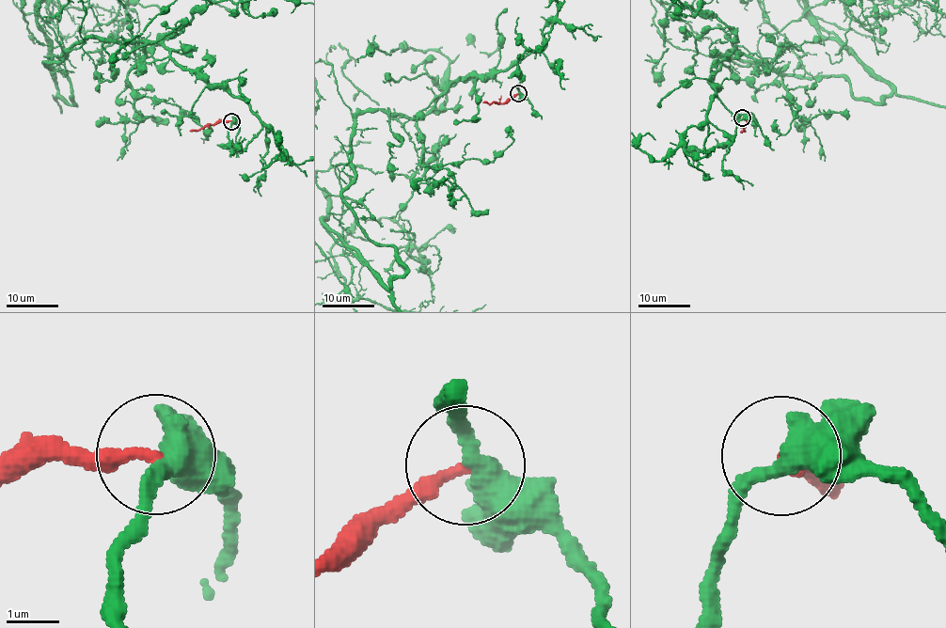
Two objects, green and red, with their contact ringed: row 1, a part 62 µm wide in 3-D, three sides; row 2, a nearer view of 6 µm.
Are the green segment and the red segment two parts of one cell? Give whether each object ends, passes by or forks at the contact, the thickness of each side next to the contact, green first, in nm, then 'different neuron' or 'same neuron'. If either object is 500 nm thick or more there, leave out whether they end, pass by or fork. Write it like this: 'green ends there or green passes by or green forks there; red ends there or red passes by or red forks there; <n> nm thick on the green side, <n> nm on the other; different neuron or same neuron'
green passes by; red ends there; 400 nm thick on the green side, 240 nm on the other; different neuron

